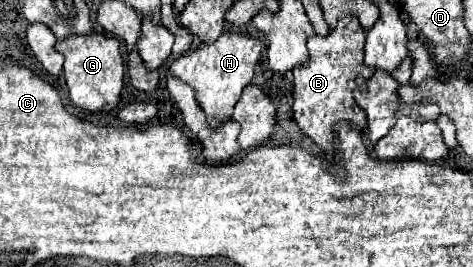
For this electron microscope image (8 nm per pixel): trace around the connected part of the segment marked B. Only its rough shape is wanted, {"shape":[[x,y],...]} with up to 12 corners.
{"shape":[[355,16],[309,36],[293,68],[299,128],[333,154],[333,124],[365,128],[353,100],[365,30]]}

